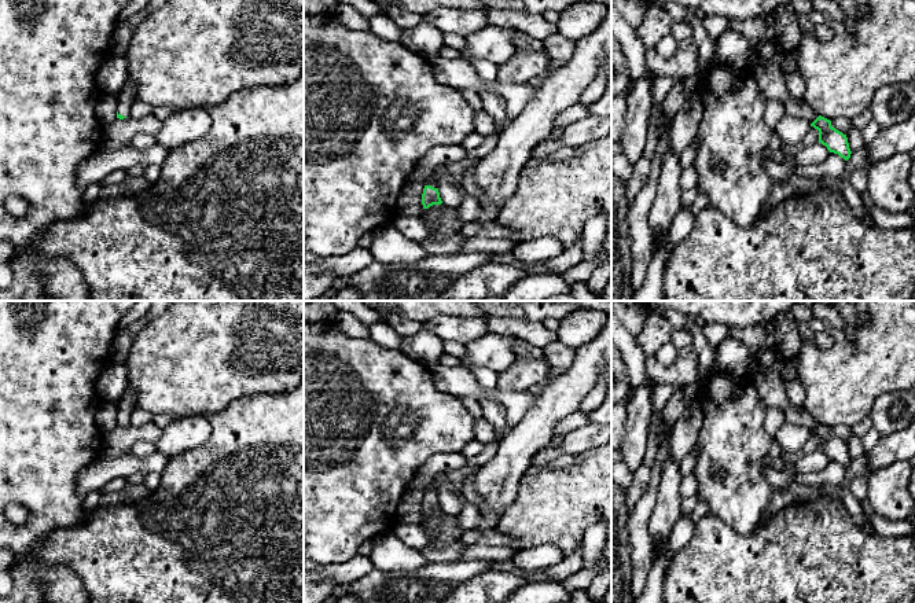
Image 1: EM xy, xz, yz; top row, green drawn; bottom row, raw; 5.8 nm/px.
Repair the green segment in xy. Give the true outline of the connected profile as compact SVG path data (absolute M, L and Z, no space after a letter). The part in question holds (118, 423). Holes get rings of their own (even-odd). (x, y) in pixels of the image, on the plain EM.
M128 389L124 391L122 397L117 401L117 426L124 427L131 424L131 415L135 411L133 402L136 398L136 391Z

